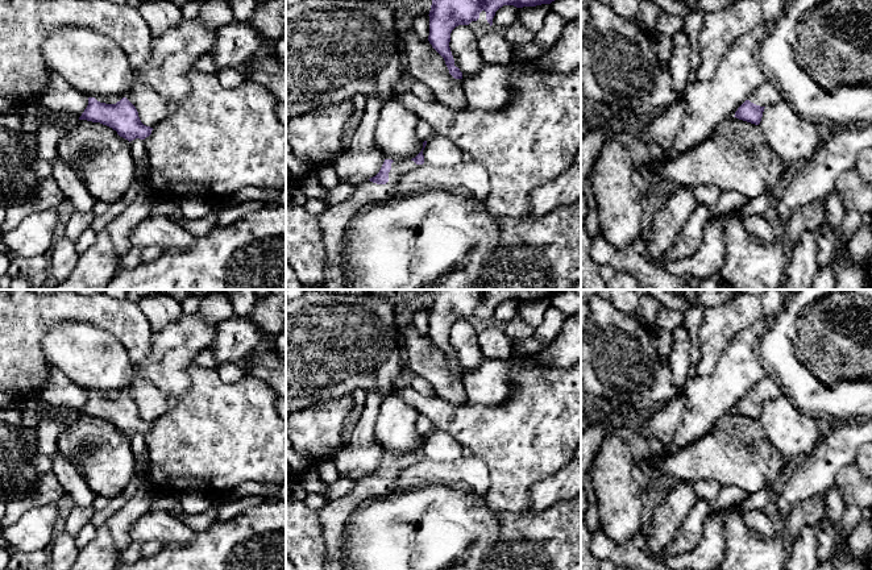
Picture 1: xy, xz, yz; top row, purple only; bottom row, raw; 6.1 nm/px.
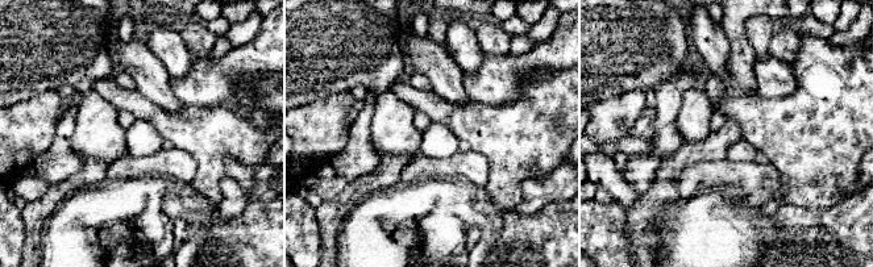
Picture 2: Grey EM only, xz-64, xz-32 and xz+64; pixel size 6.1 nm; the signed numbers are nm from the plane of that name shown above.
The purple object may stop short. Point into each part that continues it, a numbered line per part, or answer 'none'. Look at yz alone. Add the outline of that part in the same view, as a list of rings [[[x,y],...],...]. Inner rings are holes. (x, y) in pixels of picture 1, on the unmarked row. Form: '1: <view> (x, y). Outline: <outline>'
1: yz (767, 388). Outline: [[[765,375],[749,390],[747,395],[749,395],[756,400],[767,402],[782,396],[782,390],[777,386],[777,383],[772,378]]]

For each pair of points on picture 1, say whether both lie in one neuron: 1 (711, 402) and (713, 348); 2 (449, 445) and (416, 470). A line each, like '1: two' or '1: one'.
1: two
2: two

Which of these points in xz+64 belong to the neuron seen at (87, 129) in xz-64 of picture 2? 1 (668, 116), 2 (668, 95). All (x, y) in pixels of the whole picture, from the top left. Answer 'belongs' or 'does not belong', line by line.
1: does not belong
2: does not belong

